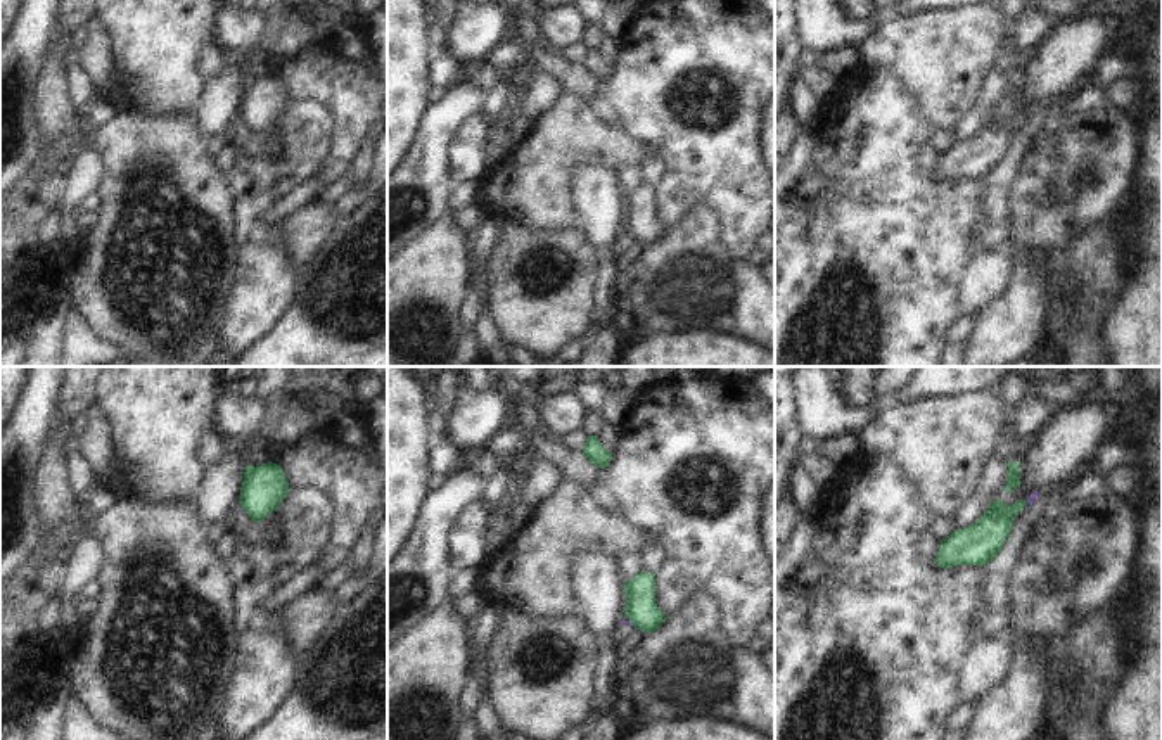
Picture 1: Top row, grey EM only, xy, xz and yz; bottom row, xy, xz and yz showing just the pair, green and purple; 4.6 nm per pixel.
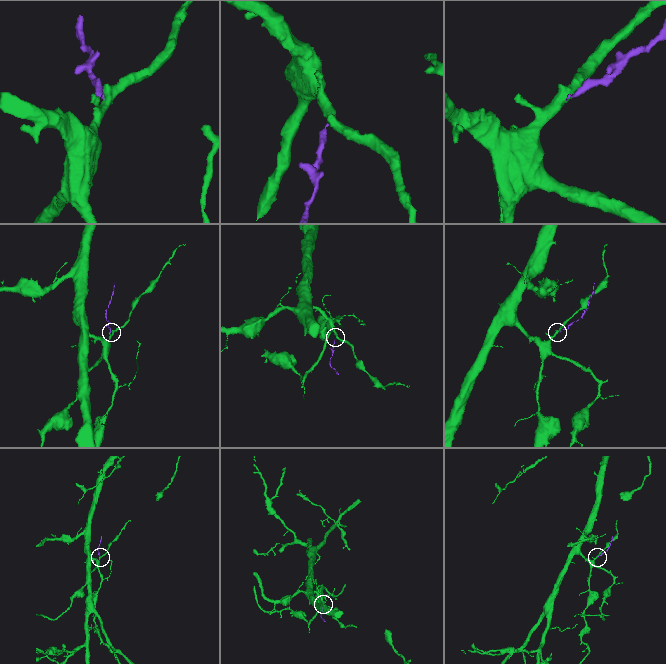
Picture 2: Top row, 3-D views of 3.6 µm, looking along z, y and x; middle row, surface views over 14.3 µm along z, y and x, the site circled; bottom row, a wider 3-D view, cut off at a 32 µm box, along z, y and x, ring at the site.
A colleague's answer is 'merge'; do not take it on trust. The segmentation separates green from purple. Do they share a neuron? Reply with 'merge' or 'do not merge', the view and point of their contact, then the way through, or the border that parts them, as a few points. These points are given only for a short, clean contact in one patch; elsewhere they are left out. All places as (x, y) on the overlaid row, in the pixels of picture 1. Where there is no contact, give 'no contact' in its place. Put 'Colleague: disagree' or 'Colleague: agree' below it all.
do not merge; meets green in xz at (630, 619); border along xz (625, 616), (635, 626)
Colleague: disagree

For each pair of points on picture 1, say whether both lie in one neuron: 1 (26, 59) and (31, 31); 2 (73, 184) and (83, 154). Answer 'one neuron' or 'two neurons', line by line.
1: one neuron
2: one neuron

